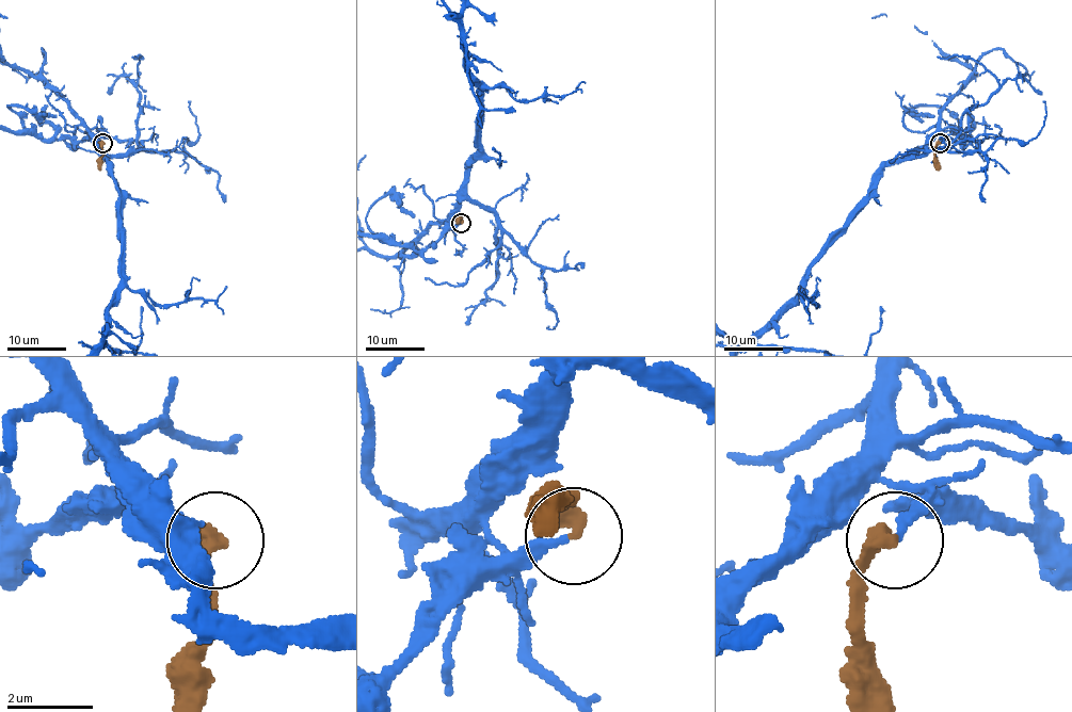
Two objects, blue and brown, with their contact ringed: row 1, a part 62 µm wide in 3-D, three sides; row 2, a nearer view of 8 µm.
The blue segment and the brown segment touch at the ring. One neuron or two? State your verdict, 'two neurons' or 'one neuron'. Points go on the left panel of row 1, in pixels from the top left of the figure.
one neuron

